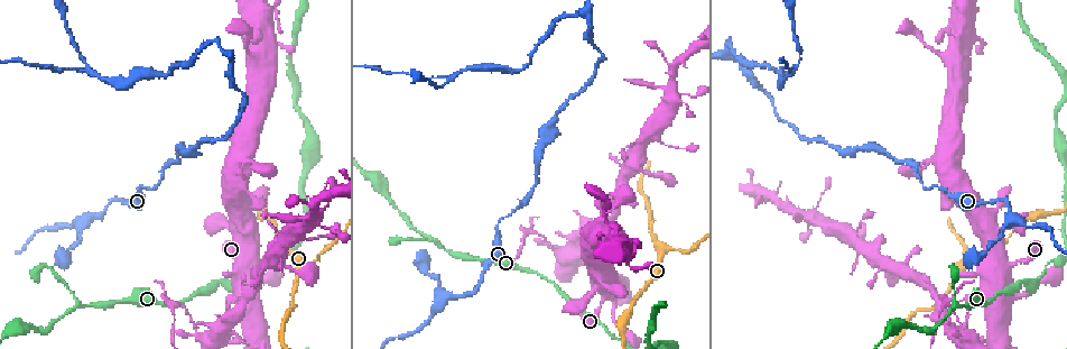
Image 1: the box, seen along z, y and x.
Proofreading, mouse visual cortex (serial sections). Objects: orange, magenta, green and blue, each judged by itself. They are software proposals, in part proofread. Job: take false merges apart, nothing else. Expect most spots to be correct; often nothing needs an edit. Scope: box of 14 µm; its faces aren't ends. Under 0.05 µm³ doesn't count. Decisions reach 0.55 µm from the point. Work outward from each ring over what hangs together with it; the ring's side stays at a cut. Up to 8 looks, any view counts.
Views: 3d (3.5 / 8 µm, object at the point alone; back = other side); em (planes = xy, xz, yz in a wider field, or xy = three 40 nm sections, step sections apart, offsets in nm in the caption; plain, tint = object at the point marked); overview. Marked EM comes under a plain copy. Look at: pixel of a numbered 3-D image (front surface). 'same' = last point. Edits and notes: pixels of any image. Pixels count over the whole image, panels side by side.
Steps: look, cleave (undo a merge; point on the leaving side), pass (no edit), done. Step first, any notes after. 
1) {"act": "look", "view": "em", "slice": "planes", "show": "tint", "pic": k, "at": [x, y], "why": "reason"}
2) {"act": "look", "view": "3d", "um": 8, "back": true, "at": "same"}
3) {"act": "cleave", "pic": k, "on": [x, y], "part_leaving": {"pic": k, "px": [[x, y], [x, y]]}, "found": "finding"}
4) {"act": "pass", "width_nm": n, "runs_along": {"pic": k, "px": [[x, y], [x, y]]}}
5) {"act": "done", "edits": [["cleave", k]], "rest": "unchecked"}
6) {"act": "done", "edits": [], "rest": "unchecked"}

{"act": "look", "view": "3d", "um": 8, "pic": 1, "at": [968, 299], "why": "sudden change in width"}

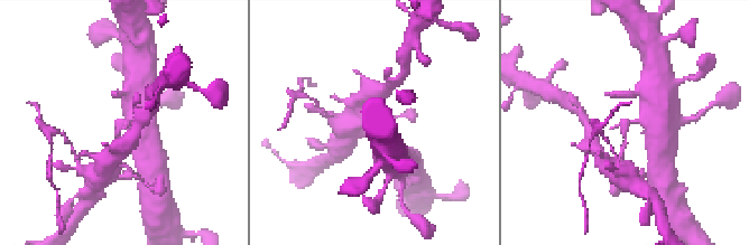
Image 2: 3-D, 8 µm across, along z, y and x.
{"act": "look", "view": "em", "slice": "xy", "step": 3, "show": "tint", "pic": 2, "at": [129, 120]}

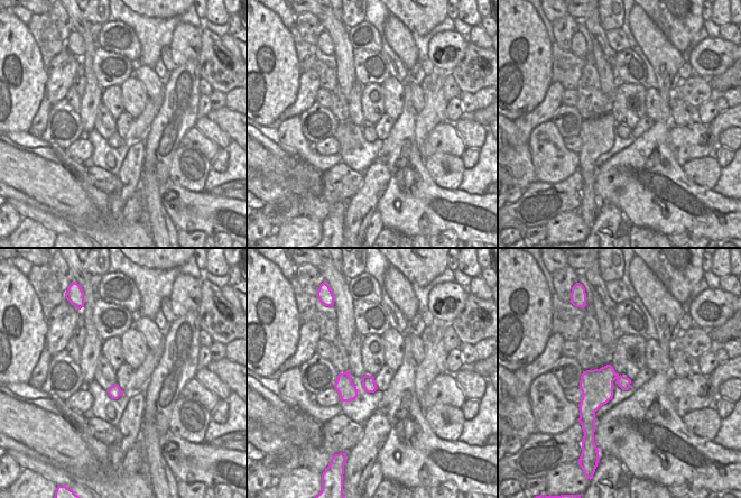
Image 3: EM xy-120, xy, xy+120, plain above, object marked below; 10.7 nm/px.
{"act": "cleave", "pic": 2, "on": [385, 94], "found": "a second cell is stuck on"}

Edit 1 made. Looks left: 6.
{"act": "look", "view": "3d", "um": 3.5, "back": true, "pic": 1, "at": [660, 241], "why": "three arms meet"}

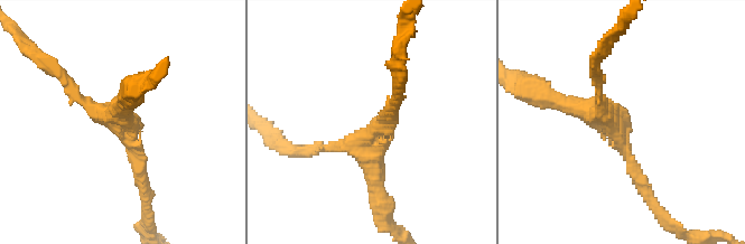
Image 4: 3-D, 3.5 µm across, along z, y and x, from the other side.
{"act": "look", "view": "em", "slice": "xy", "step": 2, "show": "tint", "pic": 4, "at": [131, 138], "arms": 3, "arm_widths_nm": [200, 250, 250], "why": "need the tissue"}

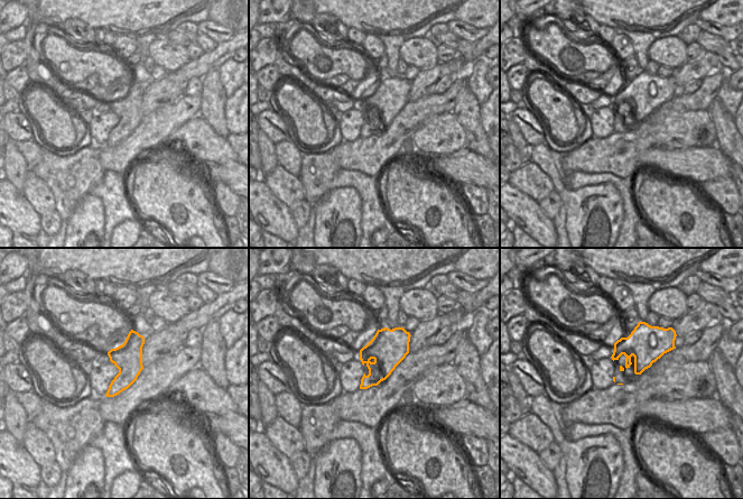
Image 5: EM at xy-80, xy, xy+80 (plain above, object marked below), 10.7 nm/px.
{"act": "pass", "found": "one cell here"}

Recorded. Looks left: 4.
{"act": "look", "view": "3d", "um": 8, "pic": 1, "at": [496, 232], "why": "sharp bend"}

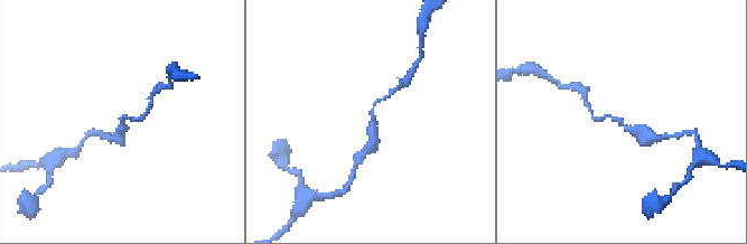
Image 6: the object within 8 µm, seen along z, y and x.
{"act": "look", "view": "3d", "um": 3.5, "pic": 6, "at": [623, 119], "why": "closer look"}

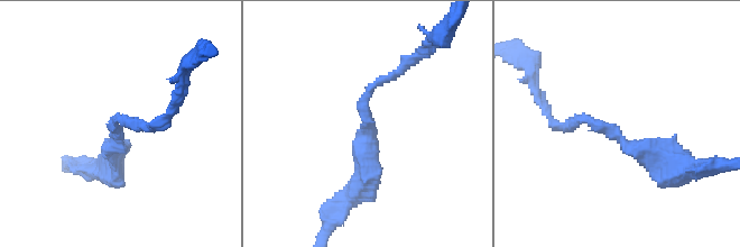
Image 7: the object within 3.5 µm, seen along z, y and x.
{"act": "look", "view": "em", "slice": "planes", "show": "tint", "pic": 7, "at": [612, 128]}

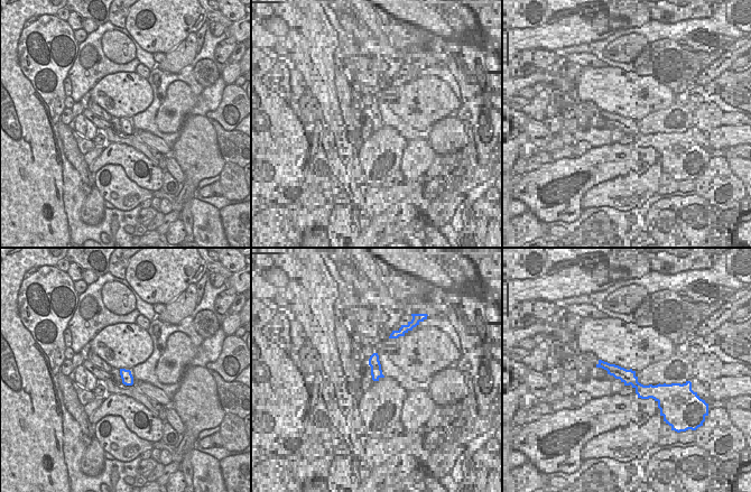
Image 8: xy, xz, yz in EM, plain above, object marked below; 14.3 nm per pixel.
{"act": "pass", "width_nm": 160, "runs_along": {"pic": 7, "px": [[361, 183], [364, 97], [403, 65]]}, "found": "all the same cell"}

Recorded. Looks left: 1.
{"act": "done", "edits": [["cleave", 2]], "rest": "unchecked"}

